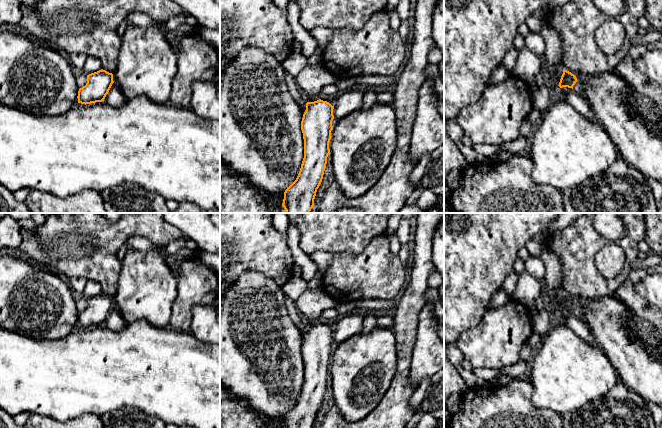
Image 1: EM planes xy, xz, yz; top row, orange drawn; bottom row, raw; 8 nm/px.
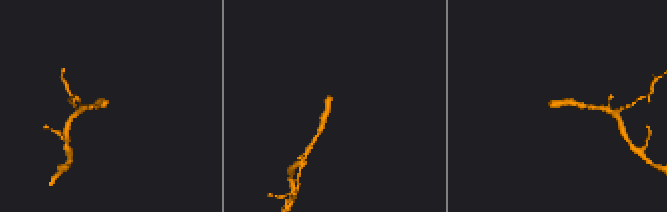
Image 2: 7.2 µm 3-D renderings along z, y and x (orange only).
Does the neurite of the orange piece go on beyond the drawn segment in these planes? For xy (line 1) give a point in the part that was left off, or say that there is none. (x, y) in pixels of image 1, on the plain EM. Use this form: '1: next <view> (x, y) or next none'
1: next none

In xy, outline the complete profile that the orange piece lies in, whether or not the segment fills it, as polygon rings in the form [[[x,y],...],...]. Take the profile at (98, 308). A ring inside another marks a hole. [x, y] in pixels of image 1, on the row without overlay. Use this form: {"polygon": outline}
{"polygon": [[[106,294],[87,299],[87,307],[78,315],[78,327],[91,328],[104,325],[113,305],[113,298]]]}

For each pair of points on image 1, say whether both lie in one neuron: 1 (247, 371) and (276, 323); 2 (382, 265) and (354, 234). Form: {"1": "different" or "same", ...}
{"1": "same", "2": "different"}

